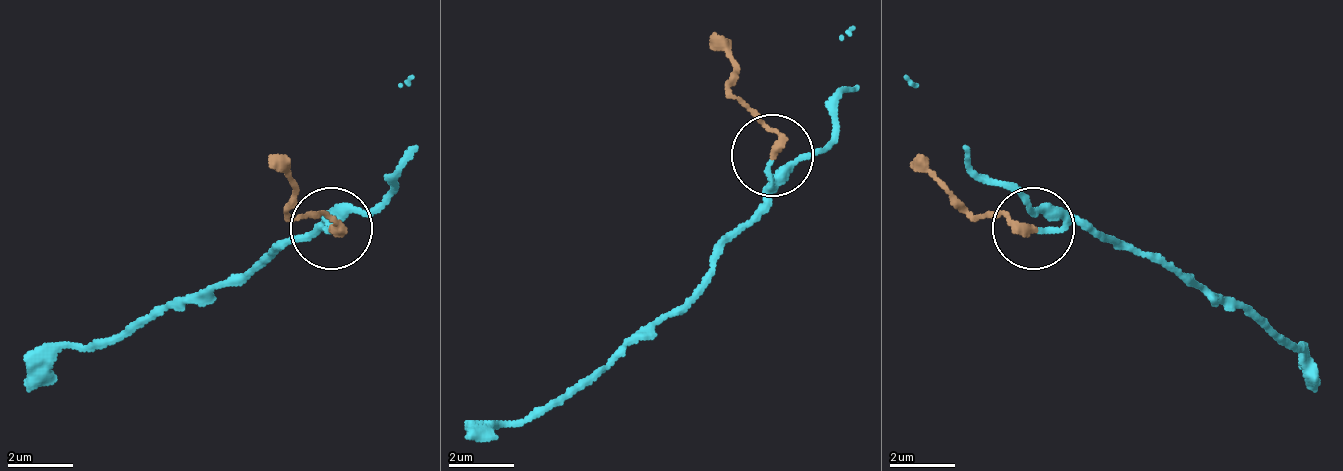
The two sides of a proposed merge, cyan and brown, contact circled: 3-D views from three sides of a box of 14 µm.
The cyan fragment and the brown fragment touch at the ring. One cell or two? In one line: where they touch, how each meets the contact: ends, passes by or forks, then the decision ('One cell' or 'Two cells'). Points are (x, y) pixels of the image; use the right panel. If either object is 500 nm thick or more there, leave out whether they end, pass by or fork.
Place: (1033, 228). At the ring cyan ends. At the ring brown ends. One cell

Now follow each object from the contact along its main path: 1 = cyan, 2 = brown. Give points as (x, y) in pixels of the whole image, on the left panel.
1: (329, 230), (320, 222), (116, 337), (66, 345), (25, 394)
2: (329, 230), (337, 230), (296, 214), (271, 165)

